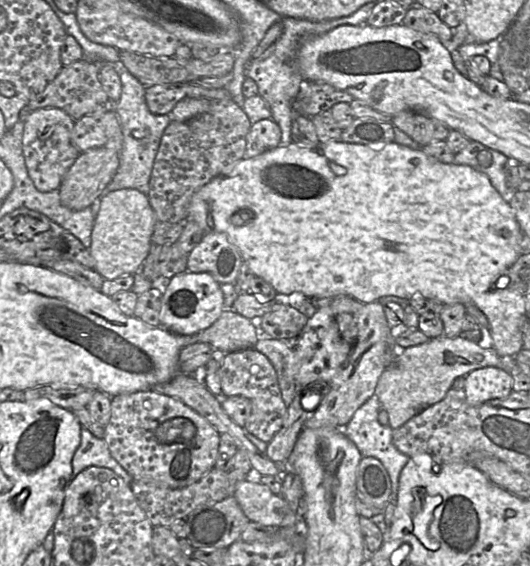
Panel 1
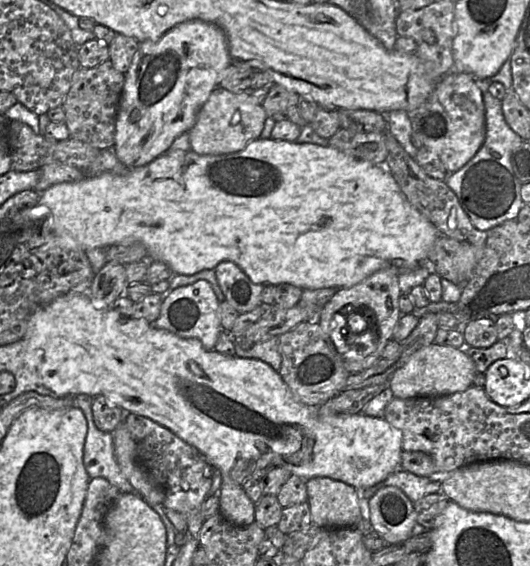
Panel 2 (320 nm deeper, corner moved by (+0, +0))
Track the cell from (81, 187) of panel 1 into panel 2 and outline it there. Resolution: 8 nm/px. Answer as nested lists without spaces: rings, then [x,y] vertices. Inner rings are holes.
[[[199,19],[178,24],[156,41],[140,43],[125,73],[116,116],[113,148],[117,159],[127,167],[142,167],[165,154],[179,135],[188,133],[194,126],[199,110],[218,87],[219,74],[231,63],[224,31]]]

